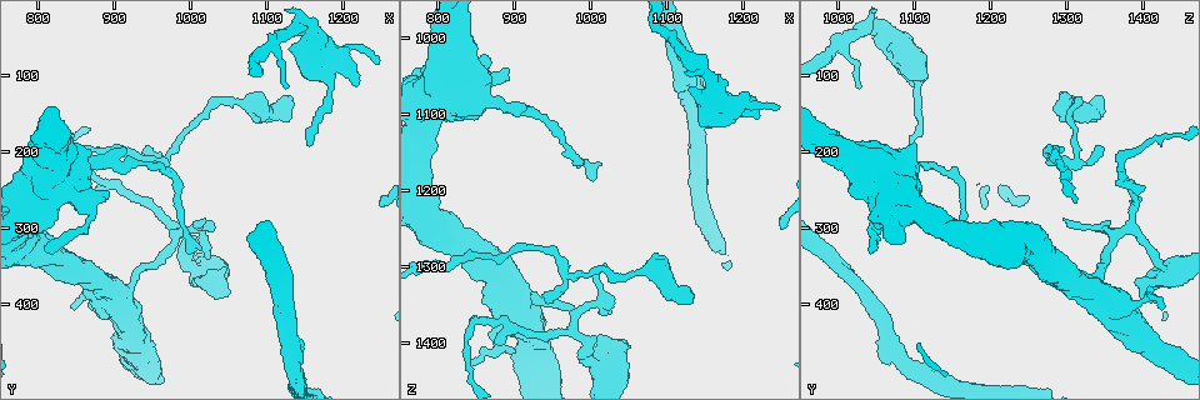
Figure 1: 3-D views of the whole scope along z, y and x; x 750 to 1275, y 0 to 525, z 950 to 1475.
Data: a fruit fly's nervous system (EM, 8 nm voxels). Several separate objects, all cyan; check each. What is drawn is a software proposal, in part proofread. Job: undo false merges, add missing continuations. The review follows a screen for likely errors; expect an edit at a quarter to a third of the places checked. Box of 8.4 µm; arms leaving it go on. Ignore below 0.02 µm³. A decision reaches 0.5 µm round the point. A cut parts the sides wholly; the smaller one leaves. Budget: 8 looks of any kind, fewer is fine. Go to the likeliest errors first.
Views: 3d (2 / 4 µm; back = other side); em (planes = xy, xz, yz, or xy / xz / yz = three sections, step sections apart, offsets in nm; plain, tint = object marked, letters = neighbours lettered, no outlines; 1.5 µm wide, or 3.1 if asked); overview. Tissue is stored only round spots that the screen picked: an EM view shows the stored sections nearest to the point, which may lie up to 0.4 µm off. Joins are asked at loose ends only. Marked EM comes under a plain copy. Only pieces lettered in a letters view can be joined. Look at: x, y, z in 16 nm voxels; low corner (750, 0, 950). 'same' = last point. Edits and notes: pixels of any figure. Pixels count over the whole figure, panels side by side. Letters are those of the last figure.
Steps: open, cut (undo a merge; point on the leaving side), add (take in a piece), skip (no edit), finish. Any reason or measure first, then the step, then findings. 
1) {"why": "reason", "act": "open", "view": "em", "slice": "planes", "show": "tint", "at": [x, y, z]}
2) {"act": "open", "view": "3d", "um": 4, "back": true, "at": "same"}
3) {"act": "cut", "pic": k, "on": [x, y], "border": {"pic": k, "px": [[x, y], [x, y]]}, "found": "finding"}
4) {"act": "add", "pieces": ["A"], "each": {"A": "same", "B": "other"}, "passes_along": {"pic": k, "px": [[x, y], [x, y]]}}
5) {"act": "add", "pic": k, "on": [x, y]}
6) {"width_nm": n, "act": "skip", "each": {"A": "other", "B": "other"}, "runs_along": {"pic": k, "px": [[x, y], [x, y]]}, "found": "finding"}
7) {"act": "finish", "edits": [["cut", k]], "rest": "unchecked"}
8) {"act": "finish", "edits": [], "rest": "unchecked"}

{"why": "thick end", "act": "open", "view": "3d", "um": 2, "at": [1130, 130, 1345]}

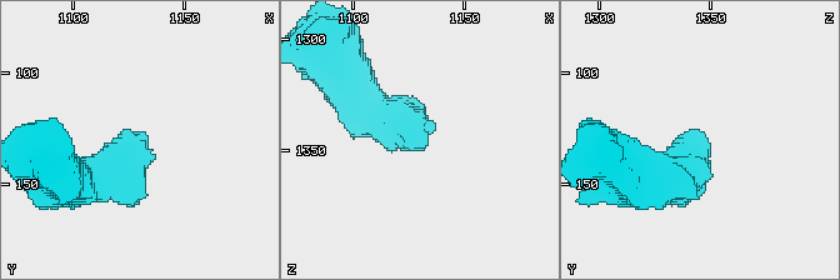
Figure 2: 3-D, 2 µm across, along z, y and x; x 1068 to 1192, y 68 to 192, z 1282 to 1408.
{"act": "open", "view": "em", "slice": "planes", "show": "letters", "at": [1133, 128, 1344]}

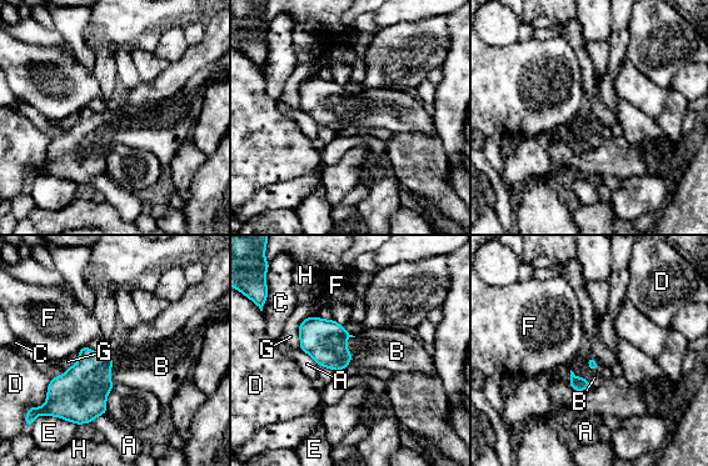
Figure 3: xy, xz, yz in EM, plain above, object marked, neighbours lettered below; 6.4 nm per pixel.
{"act": "add", "pieces": ["B"], "each": {"A": "other", "B": "same", "C": "other", "D": "other", "E": "other", "F": "other", "G": "other", "H": "other"}, "found": "it goes on there"}

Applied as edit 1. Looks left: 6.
{"why": "redraw", "act": "open", "view": "overview"}

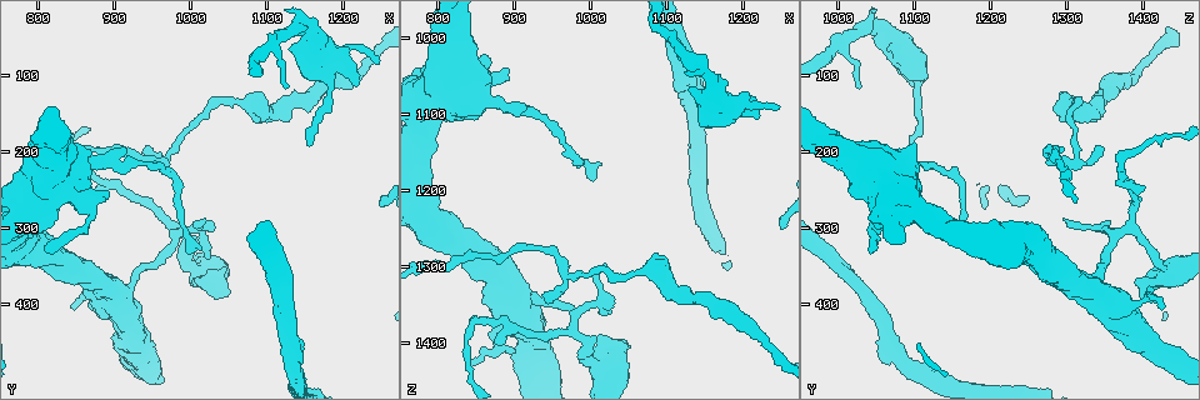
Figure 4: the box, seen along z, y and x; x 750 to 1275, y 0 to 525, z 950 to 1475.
{"why": "thick turns thin", "act": "open", "view": "em", "slice": "planes", "show": "tint", "at": [920, 375, 1345]}

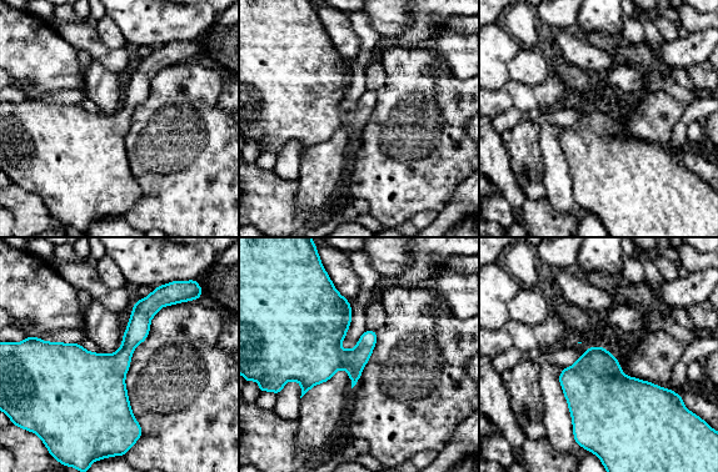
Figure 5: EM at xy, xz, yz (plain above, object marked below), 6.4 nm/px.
{"act": "open", "view": "em", "slice": "planes", "show": "letters", "at": "same"}

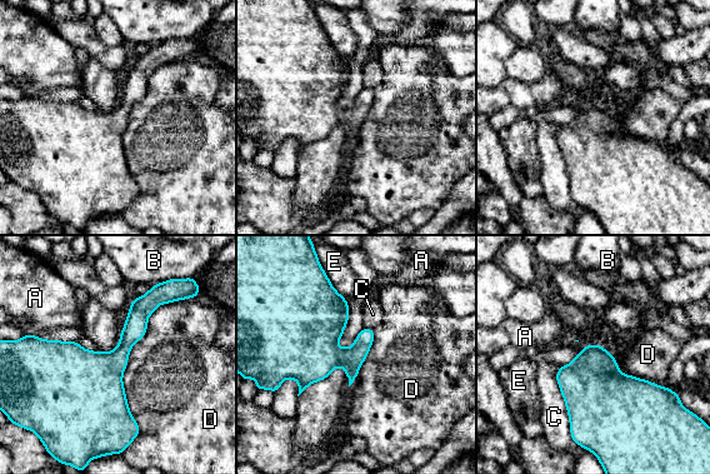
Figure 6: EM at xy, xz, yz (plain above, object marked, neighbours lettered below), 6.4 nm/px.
{"longest_contact_nm": ["D", 950], "act": "skip", "each": {"A": "other", "B": "other", "C": "other", "D": "other", "E": "other"}, "border": {"pic": 6, "px": [[183, 299], [129, 353], [131, 440]]}, "found": "one neuron here"}

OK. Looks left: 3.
{"why": "an open end", "act": "open", "view": "3d", "um": 2, "back": true, "at": [1020, 285, 1295]}

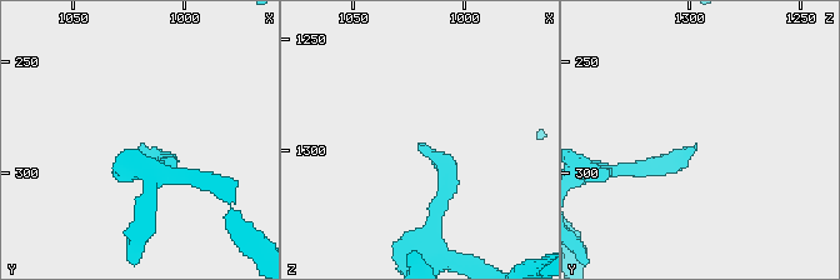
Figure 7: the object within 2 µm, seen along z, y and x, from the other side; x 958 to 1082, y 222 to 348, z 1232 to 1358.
{"why": "need the tissue", "act": "open", "view": "em", "slice": "yz", "step": 8, "show": "tint", "at": [1019, 287, 1296]}

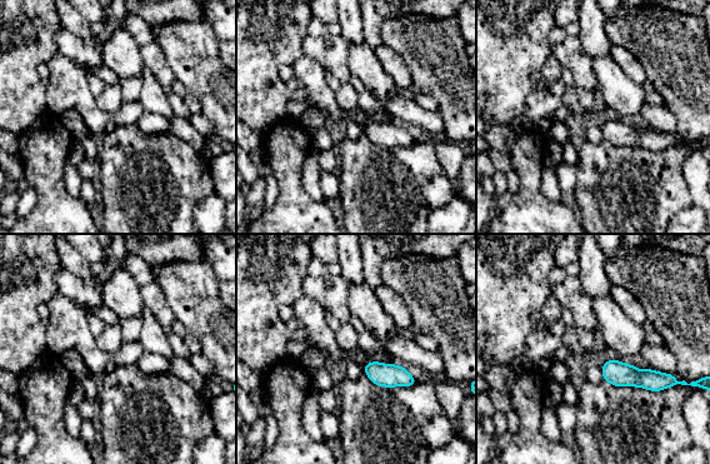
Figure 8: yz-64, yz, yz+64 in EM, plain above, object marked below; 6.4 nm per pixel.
{"why": "cut it another way", "act": "open", "view": "em", "slice": "planes", "show": "letters", "at": "same"}

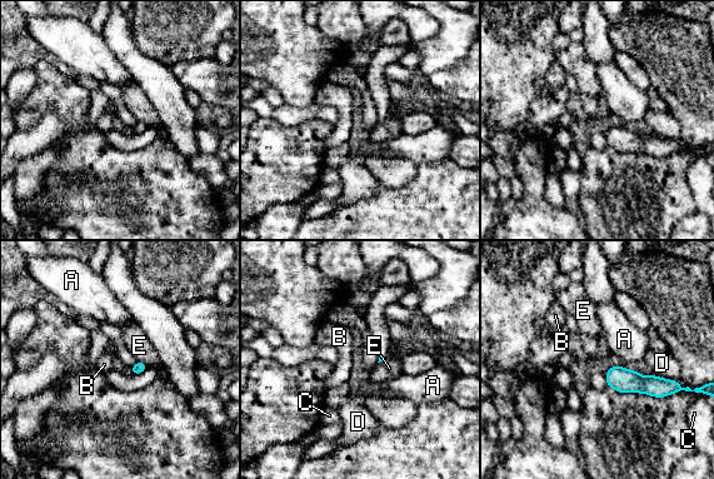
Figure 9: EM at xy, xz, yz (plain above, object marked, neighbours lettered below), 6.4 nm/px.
{"longest_contact_nm": ["D", 130], "act": "skip", "each": {"A": "other", "B": "other", "C": "other", "D": "other", "E": "other"}, "found": "no lettered piece goes on from it"}

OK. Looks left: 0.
{"act": "finish", "edits": [["add", 3]], "rest": "unchecked"}

